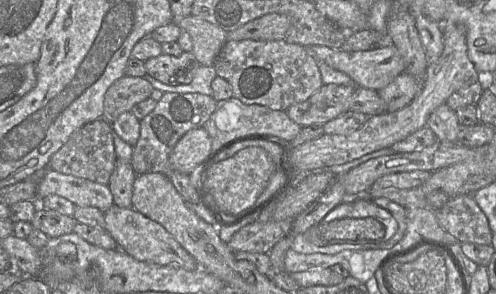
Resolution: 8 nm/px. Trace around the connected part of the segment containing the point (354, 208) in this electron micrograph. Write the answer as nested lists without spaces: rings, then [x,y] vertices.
[[[366,196],[349,198],[337,205],[320,221],[321,229],[324,225],[336,219],[367,217],[375,218],[385,227],[383,241],[389,240],[397,232],[396,219],[386,211],[386,208],[379,206],[374,200]]]

